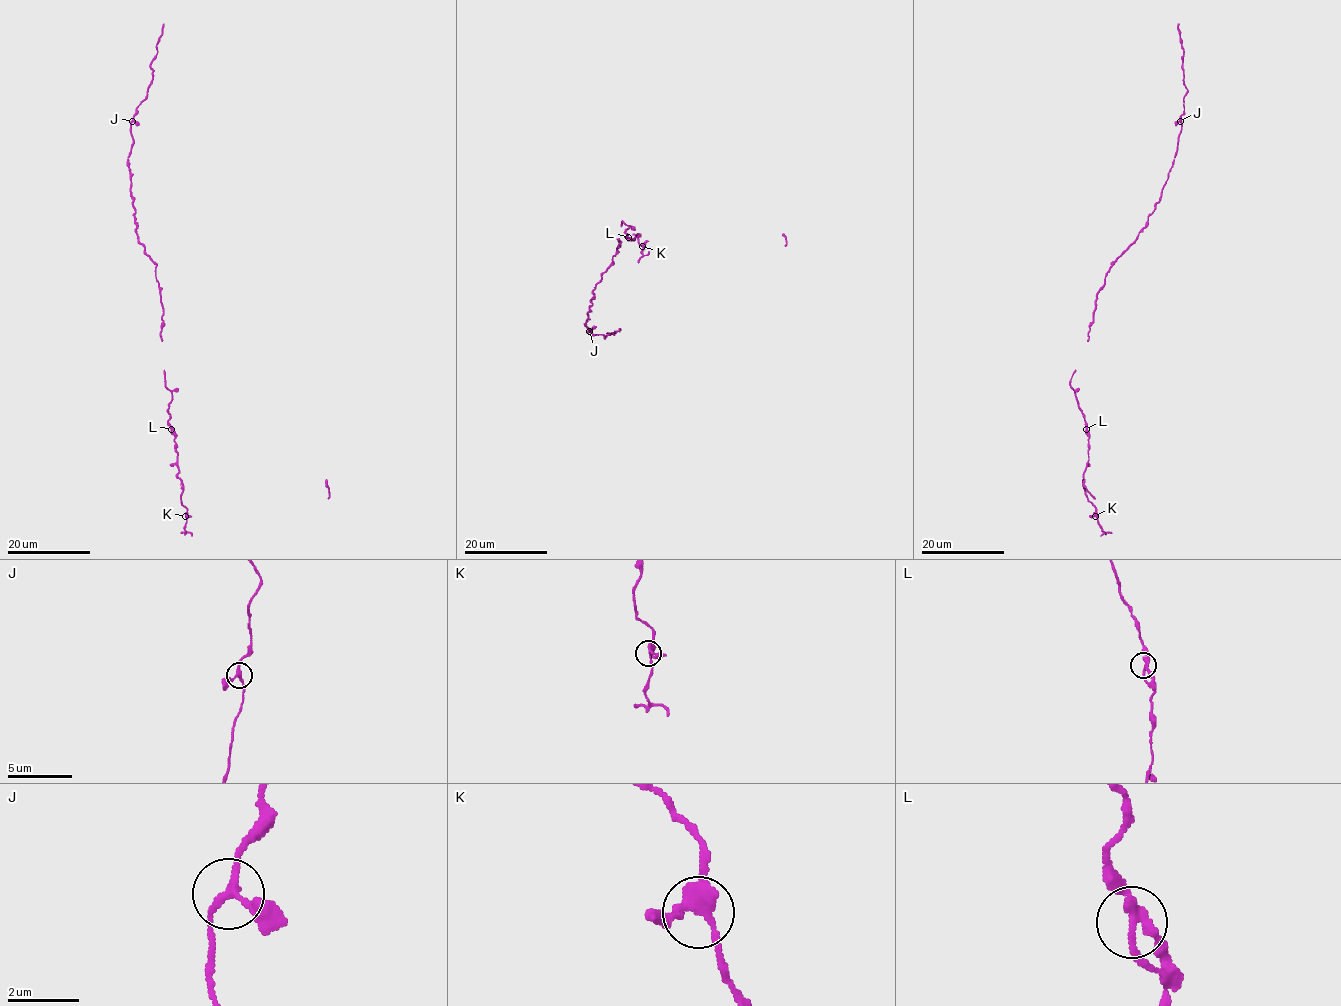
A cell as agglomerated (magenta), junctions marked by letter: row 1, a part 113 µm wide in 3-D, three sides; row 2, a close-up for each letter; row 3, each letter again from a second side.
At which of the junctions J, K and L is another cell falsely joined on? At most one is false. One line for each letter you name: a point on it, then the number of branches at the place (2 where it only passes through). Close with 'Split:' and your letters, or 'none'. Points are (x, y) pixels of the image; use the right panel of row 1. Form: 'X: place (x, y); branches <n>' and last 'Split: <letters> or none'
Split: none

